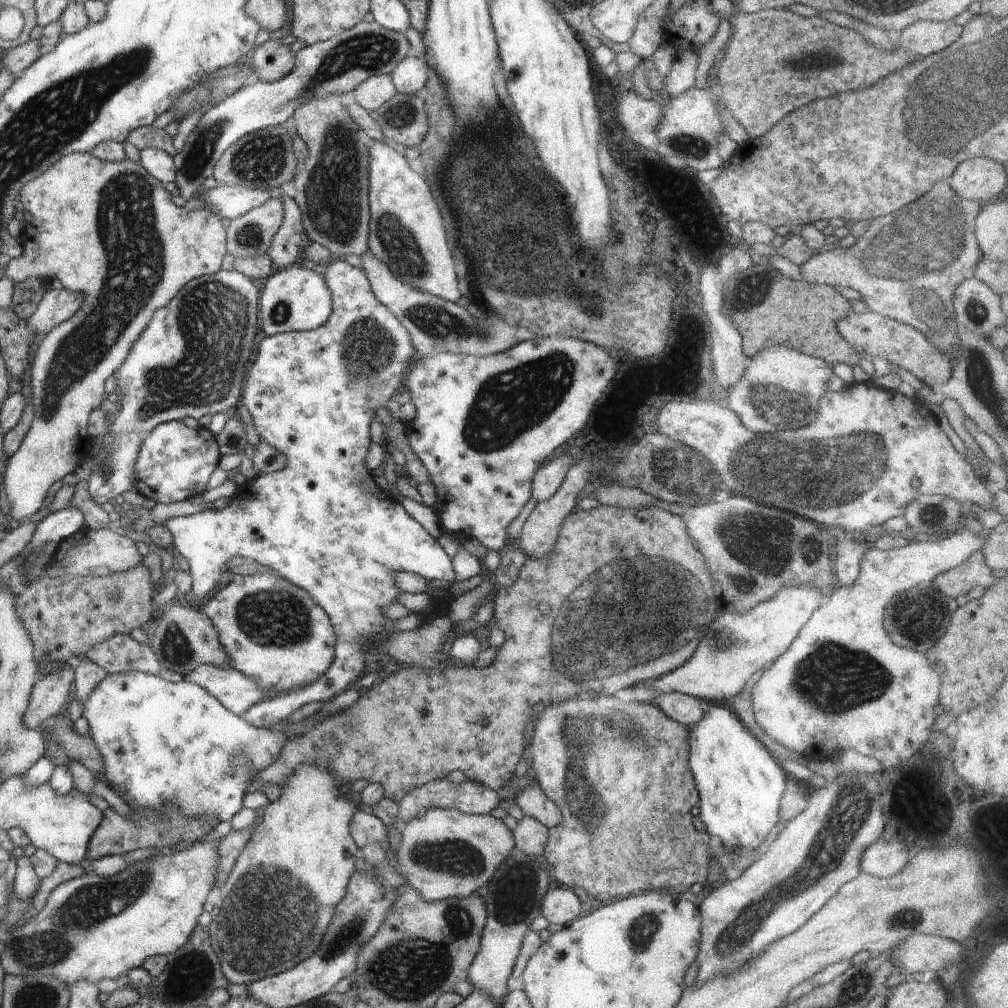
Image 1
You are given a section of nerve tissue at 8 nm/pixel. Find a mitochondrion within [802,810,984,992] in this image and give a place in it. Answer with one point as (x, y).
(900, 918)

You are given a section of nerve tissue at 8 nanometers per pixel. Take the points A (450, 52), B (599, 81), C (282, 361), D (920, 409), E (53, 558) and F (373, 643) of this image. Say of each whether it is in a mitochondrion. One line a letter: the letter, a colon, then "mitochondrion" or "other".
A: other
B: other
C: other
D: other
E: other
F: other

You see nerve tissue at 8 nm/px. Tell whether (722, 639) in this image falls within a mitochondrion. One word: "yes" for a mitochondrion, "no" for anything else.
yes

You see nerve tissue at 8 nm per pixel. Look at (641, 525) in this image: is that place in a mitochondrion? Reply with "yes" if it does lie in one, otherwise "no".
no

